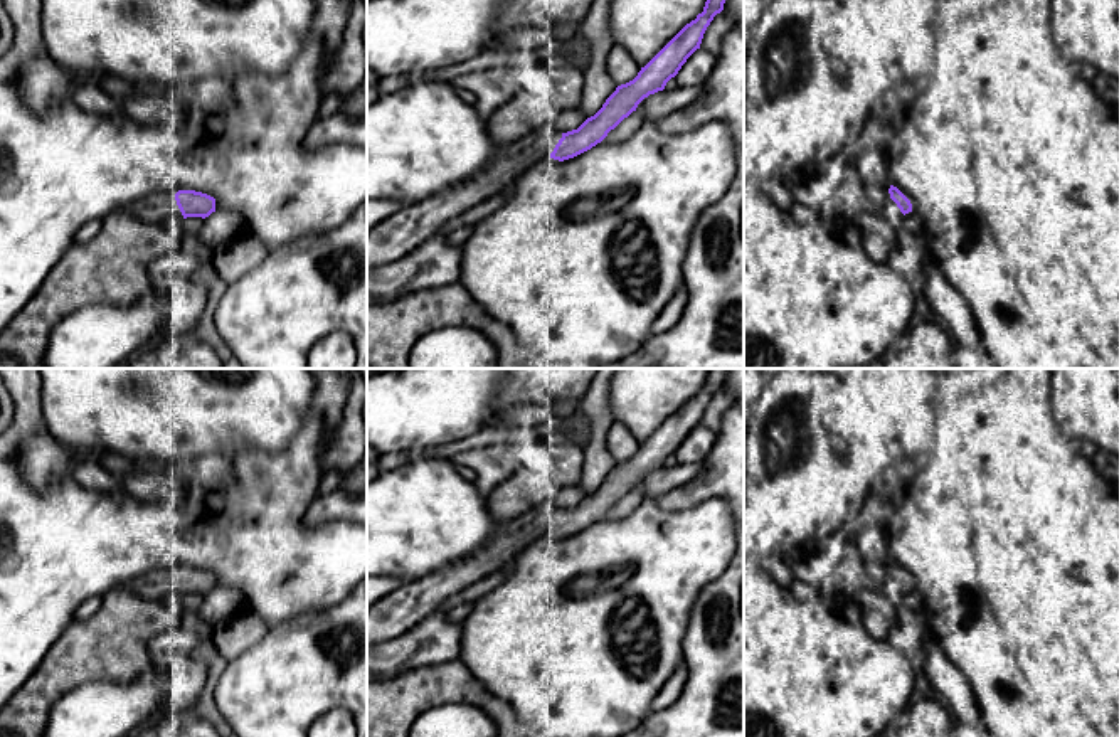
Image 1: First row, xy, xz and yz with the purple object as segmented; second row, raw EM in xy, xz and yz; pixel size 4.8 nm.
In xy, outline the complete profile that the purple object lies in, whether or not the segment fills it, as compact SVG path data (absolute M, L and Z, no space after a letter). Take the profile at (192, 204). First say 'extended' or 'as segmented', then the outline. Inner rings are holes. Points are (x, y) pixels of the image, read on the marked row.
extended; M160 190L125 209L140 220L180 229L187 217L205 219L215 212L215 199L195 190L178 190L177 194Z

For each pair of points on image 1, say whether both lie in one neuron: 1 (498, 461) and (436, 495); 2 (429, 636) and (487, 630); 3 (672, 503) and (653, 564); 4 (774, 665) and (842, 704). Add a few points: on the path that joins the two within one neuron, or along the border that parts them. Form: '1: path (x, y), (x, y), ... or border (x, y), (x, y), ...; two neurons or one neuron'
1: border (475, 483), (485, 502); two neurons
2: border (461, 625), (461, 652), (456, 658); two neurons
3: border (655, 500), (667, 510), (687, 510), (707, 502); two neurons
4: path (791, 682), (803, 694), (825, 694); one neuron

